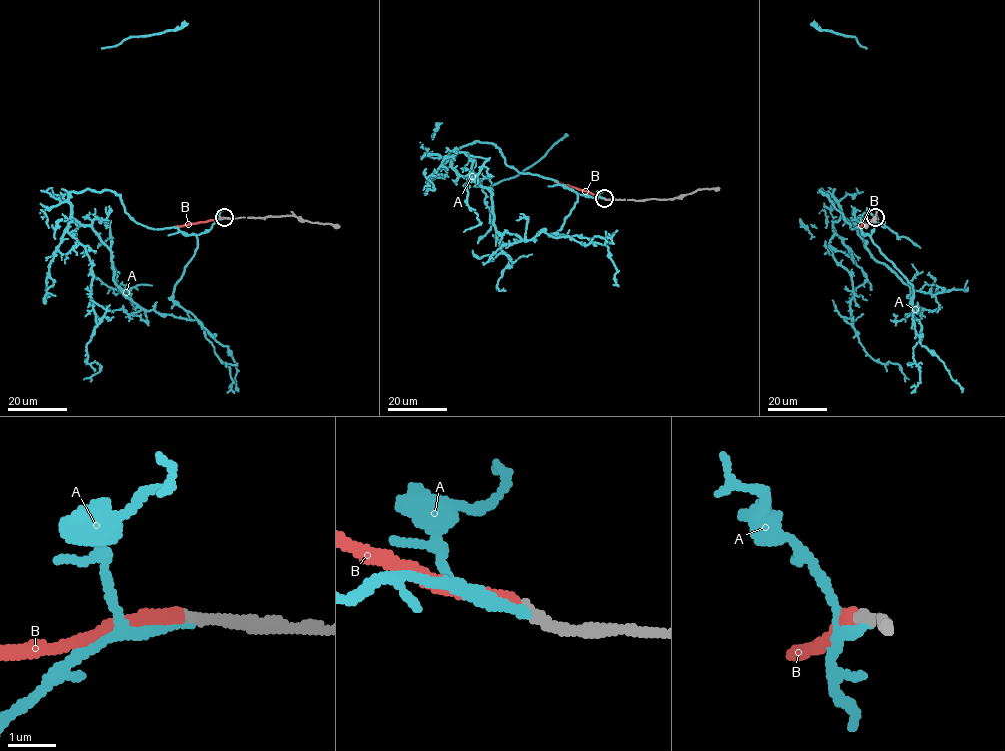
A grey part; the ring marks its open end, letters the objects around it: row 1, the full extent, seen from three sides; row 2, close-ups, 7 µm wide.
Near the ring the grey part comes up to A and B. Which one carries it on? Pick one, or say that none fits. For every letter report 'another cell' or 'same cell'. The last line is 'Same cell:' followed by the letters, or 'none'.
A: same cell
B: another cell
Same cell: A

